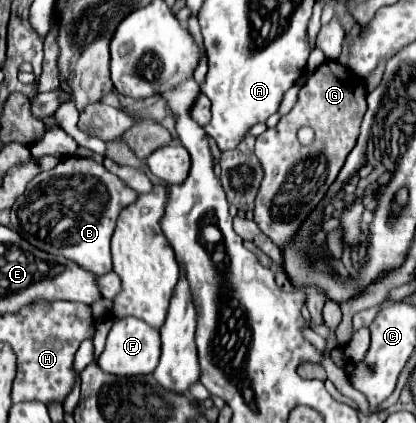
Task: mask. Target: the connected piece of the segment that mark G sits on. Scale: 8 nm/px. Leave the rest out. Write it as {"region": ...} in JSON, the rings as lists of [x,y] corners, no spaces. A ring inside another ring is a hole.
{"region":[[[326,60],[300,88],[298,102],[294,108],[280,118],[280,122],[274,128],[268,128],[256,138],[256,158],[260,160],[260,166],[264,170],[262,186],[256,196],[256,208],[254,208],[254,222],[260,226],[260,230],[282,250],[292,240],[294,234],[298,234],[298,226],[302,220],[308,218],[308,214],[318,206],[318,202],[326,196],[326,190],[334,184],[338,172],[342,170],[346,162],[346,154],[354,148],[354,142],[358,140],[358,126],[362,124],[362,114],[366,112],[366,90],[364,80],[358,78],[352,70],[346,70],[334,60]],[[302,126],[310,126],[316,134],[314,142],[310,146],[300,146],[296,132]]]}

